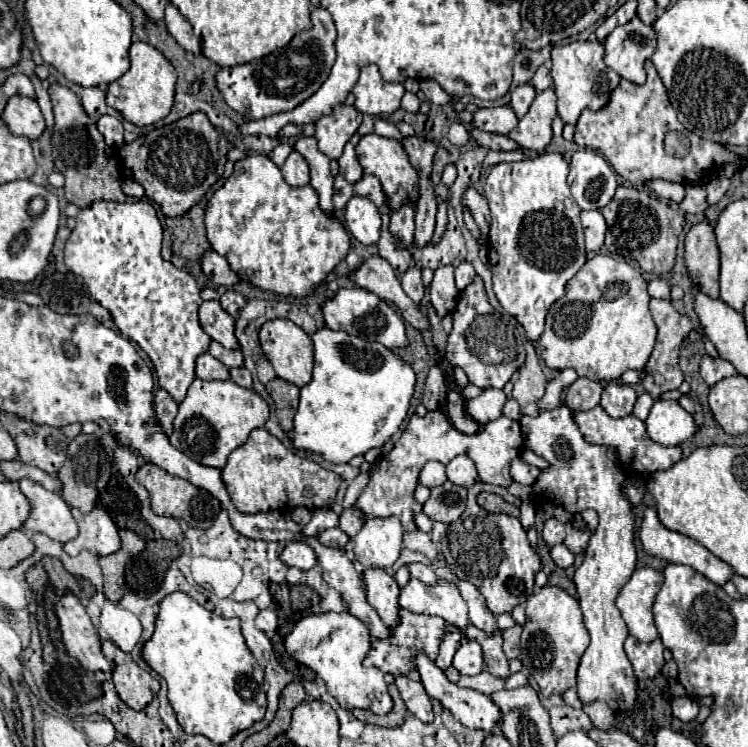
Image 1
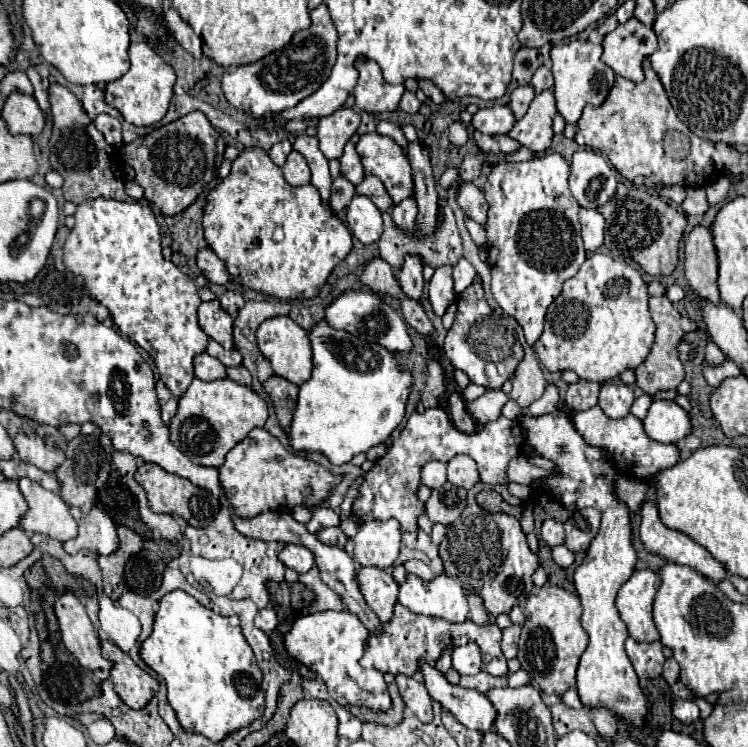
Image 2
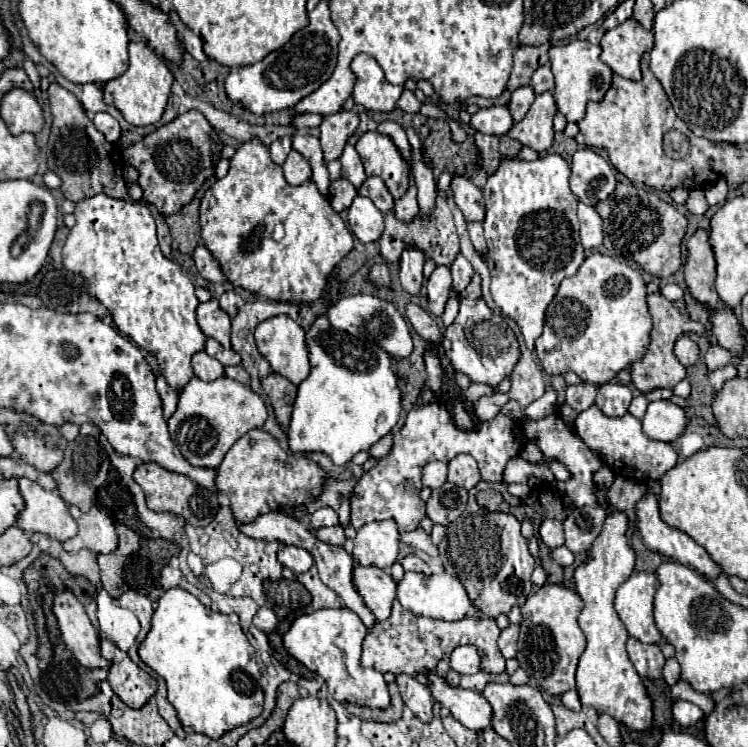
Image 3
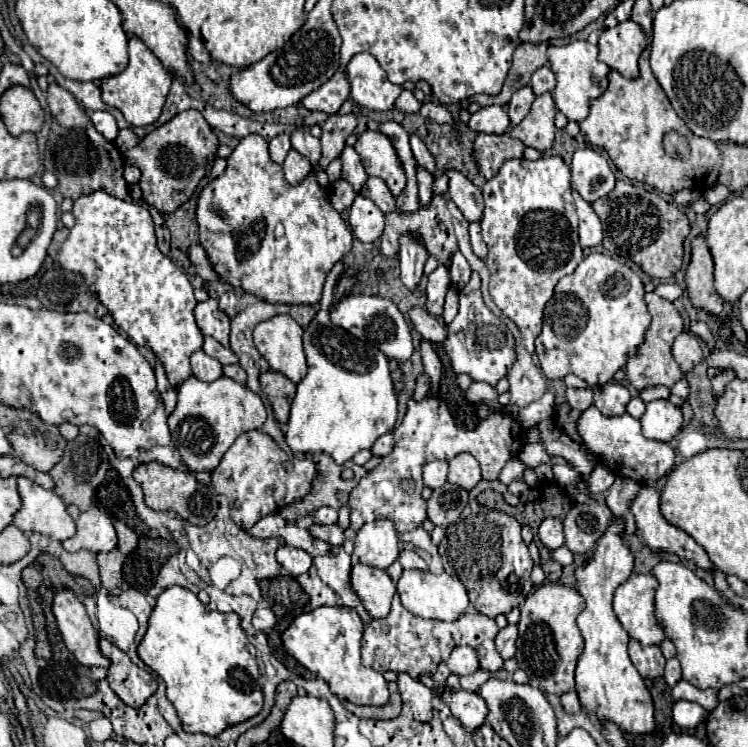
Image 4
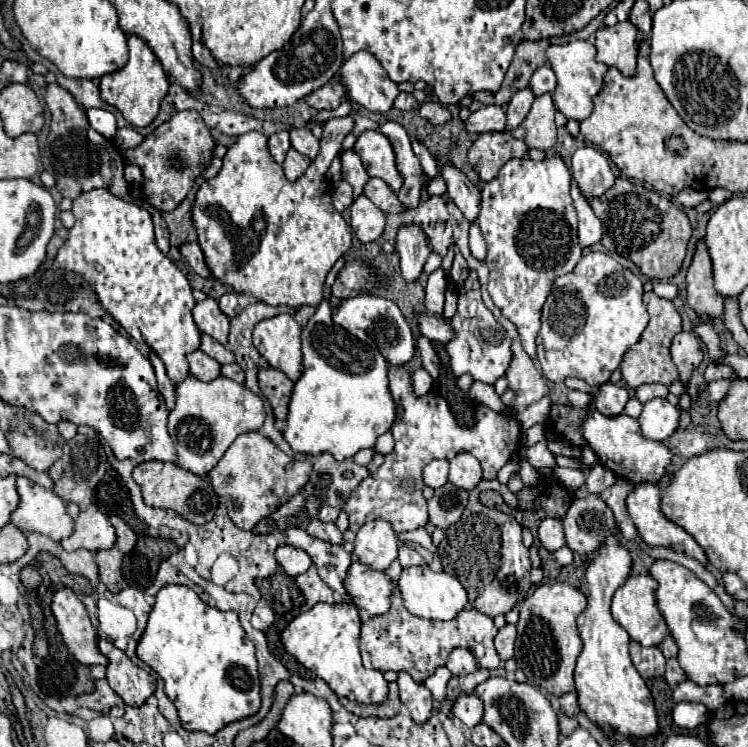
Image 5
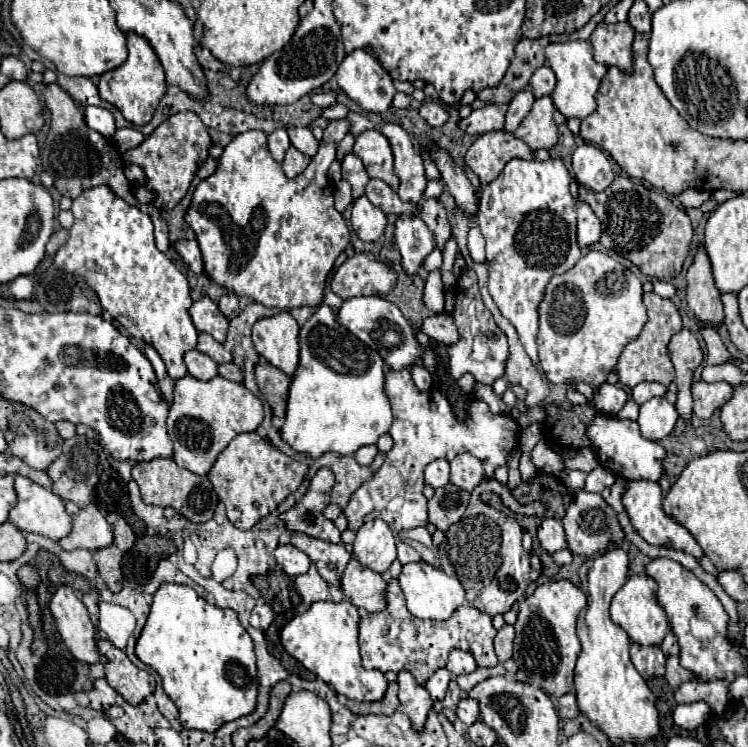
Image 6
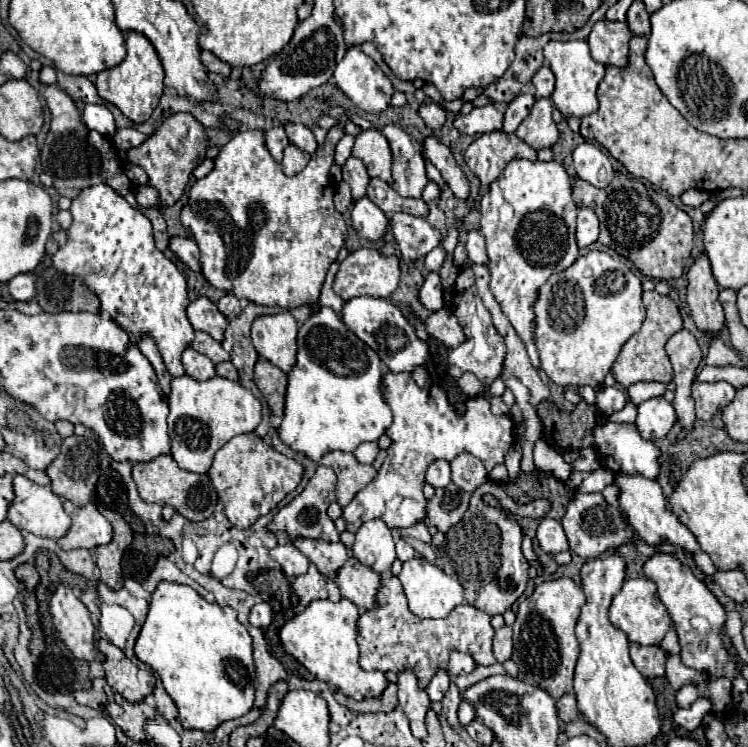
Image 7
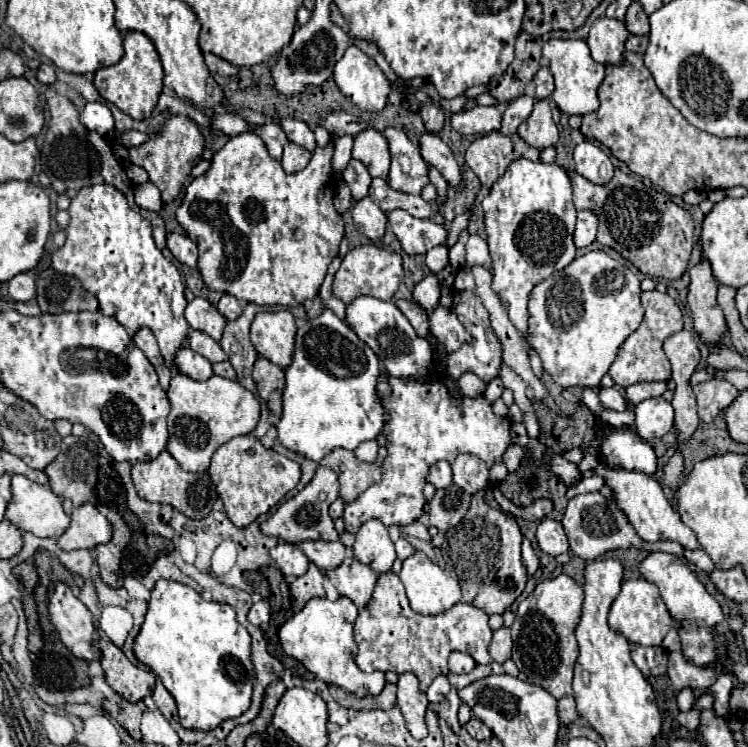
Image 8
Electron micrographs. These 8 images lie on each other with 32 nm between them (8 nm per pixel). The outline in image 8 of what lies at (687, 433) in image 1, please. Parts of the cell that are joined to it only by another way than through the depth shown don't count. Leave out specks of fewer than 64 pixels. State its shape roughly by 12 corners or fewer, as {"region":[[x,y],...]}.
{"region":[[662,396],[636,406],[634,426],[644,440],[674,426],[674,408]]}

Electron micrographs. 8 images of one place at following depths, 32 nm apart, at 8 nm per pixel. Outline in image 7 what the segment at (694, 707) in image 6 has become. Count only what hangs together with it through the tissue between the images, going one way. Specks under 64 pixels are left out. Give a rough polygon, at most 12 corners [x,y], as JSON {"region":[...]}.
{"region":[[706,698],[688,708],[678,708],[674,722],[696,730],[712,710]]}

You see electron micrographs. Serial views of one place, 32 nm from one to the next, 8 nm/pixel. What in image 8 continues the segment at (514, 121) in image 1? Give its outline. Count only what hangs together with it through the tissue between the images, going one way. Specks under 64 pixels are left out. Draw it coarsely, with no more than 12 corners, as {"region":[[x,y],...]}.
{"region":[[474,106],[452,114],[452,128],[462,134],[500,130],[496,106]]}

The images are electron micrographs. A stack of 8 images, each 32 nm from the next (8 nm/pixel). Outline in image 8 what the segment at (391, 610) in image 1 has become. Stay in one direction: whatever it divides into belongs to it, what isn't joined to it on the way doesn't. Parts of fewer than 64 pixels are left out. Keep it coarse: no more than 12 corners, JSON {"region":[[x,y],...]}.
{"region":[[356,558],[328,572],[358,610],[372,600],[378,574]]}

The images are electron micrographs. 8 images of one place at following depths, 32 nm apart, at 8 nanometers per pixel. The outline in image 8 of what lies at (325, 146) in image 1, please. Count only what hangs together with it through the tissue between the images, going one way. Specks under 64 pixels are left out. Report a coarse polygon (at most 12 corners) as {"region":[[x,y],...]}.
{"region":[[336,134],[286,174],[228,140],[176,218],[208,288],[266,306],[318,296],[344,220]]}

